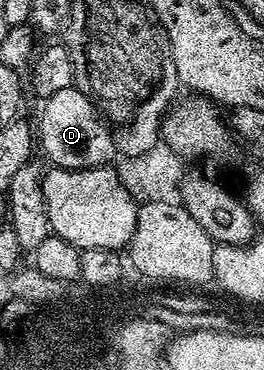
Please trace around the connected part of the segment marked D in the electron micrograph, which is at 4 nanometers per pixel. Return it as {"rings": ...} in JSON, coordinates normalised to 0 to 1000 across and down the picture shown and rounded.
{"rings":[[[280,235],[216,246],[216,257],[159,276],[163,308],[140,338],[140,381],[163,389],[163,414],[197,449],[227,457],[386,457],[443,424],[436,373],[360,276]]]}

